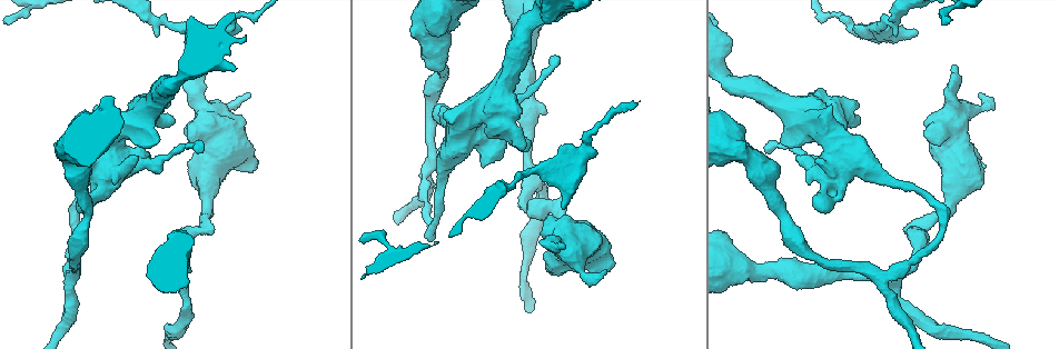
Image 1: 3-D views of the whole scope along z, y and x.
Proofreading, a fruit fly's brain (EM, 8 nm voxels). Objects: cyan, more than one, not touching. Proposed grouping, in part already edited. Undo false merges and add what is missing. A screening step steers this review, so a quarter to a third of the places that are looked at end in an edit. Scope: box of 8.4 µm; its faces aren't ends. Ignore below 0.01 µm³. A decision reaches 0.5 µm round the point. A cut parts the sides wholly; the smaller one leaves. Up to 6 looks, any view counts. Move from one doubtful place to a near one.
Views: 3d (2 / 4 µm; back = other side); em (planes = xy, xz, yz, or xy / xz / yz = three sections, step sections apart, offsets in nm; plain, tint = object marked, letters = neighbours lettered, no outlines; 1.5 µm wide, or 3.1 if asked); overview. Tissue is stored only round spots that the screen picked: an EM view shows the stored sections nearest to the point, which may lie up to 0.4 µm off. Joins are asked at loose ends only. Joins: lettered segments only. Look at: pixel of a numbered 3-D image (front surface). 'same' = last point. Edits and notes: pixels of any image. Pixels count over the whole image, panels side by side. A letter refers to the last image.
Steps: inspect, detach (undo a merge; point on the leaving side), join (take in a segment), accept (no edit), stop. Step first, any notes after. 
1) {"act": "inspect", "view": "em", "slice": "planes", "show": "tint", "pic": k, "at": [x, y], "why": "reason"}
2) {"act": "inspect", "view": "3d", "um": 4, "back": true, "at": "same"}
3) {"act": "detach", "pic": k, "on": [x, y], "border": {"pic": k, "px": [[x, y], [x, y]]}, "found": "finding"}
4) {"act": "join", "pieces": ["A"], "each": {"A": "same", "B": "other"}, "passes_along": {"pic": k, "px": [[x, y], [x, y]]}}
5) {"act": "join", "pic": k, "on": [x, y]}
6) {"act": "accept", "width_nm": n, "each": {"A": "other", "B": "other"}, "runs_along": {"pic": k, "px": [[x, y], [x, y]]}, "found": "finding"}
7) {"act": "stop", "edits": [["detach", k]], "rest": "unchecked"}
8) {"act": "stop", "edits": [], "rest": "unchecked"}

{"act": "inspect", "view": "3d", "um": 4, "pic": 1, "at": [135, 155]}

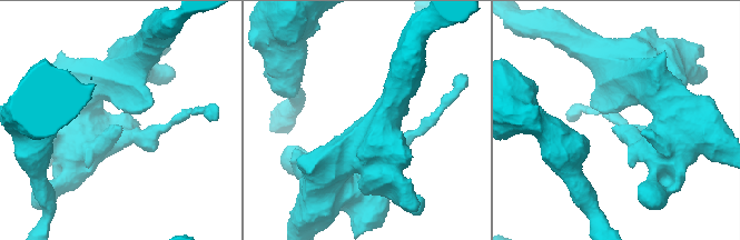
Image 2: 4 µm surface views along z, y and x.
{"act": "inspect", "view": "em", "slice": "planes", "show": "plain", "pic": 2, "at": [614, 127], "why": "need the tissue"}

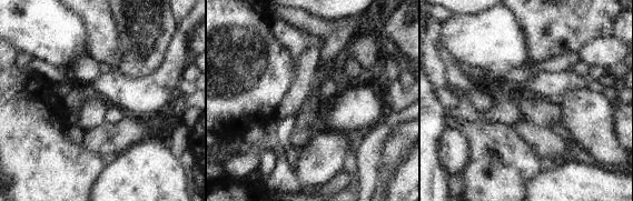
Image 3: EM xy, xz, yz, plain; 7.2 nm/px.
{"act": "inspect", "view": "em", "slice": "planes", "show": "letters", "at": "same", "why": "see the neighbours"}

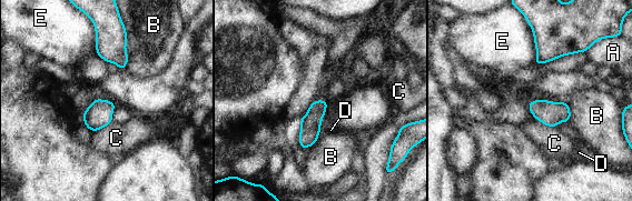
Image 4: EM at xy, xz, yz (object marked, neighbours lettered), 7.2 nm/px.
{"act": "accept", "longest_contact_nm": ["B", 300], "each": {"A": "other", "B": "other", "C": "other", "D": "other", "E": "other"}, "found": "no lettered segment goes on from it"}

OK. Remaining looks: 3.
{"act": "inspect", "view": "3d", "um": 2, "back": true, "pic": 1, "at": [563, 209], "why": "free end"}

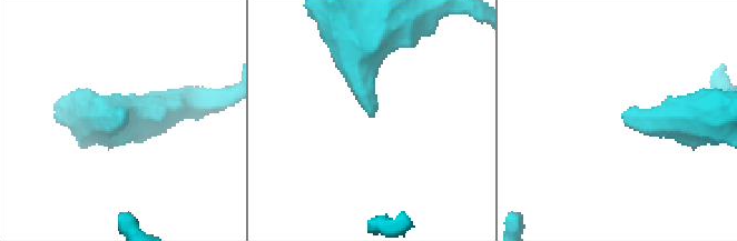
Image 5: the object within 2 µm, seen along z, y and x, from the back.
{"act": "inspect", "view": "em", "slice": "planes", "show": "letters", "pic": 5, "at": [373, 110]}

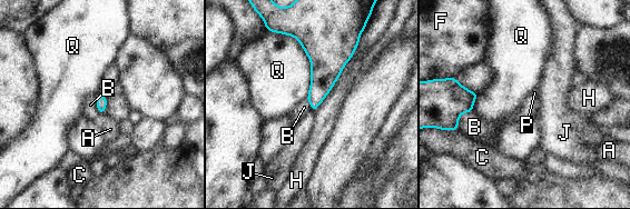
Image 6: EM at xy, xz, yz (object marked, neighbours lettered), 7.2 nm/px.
{"act": "accept", "each": {"A": "other", "B": "other", "C": "other", "F": "other", "H": "other", "J": "other", "P": "other", "Q": "other"}, "border": {"pic": 6, "px": [[472, 110], [460, 117], [458, 129]]}, "found": "none of them fits"}

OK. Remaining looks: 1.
{"act": "stop", "edits": [], "rest": "unchecked"}

